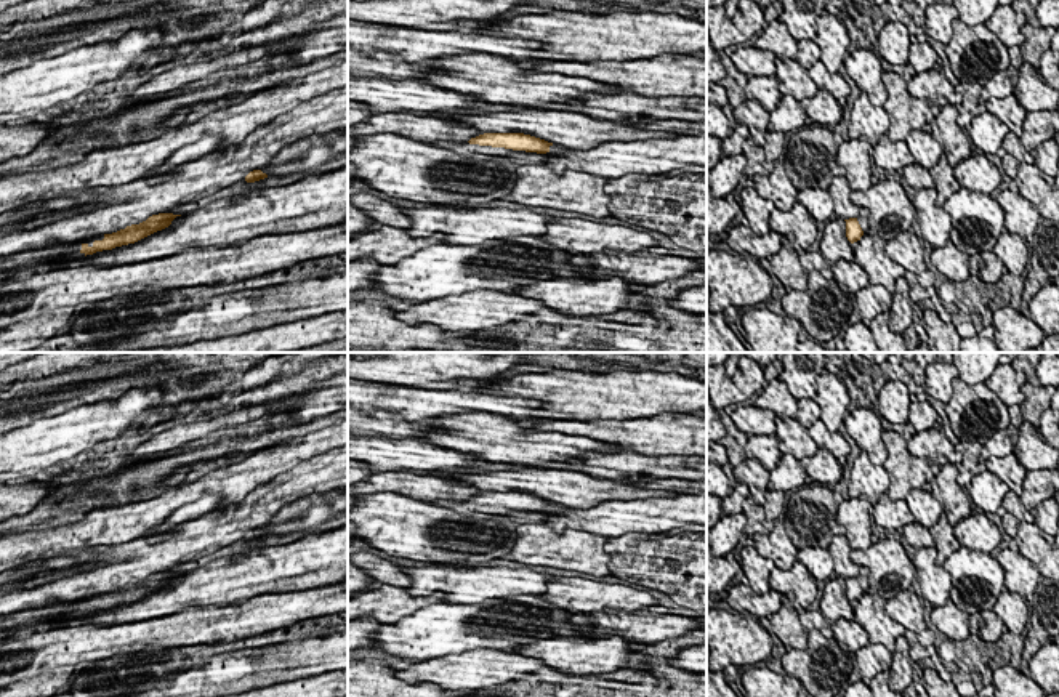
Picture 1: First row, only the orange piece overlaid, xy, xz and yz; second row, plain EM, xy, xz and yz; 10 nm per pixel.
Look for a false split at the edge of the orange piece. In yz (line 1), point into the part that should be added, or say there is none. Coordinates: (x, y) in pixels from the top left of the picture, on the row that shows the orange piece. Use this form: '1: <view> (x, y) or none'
1: yz (862, 218)

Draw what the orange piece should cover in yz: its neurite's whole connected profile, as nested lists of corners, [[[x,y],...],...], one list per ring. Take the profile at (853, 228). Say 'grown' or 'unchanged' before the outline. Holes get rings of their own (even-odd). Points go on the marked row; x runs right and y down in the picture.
grown; [[[862,207],[859,208],[857,218],[849,218],[846,221],[846,237],[851,244],[860,240],[864,234],[870,232],[870,223],[868,223],[870,210]]]

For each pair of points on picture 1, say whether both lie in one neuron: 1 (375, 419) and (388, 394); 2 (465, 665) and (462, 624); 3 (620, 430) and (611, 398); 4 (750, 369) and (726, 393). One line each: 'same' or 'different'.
1: different
2: different
3: different
4: same

